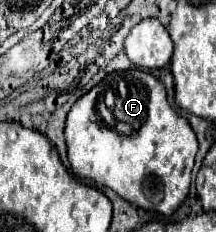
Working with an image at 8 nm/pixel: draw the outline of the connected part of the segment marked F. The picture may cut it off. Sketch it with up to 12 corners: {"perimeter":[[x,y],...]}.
{"perimeter":[[143,70],[67,114],[69,162],[143,210],[187,198],[197,138]]}

